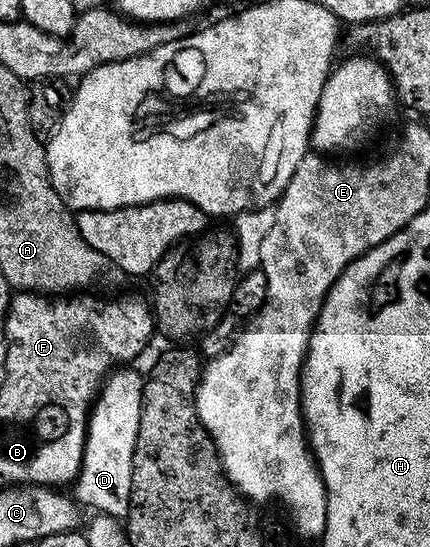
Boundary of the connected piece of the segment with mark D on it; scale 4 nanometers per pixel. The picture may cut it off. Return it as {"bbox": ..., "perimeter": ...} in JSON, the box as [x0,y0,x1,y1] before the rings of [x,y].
{"bbox":[72,368,144,519],"perimeter":[[[118,368],[109,373],[101,385],[97,400],[89,413],[88,433],[84,442],[80,470],[72,491],[75,501],[90,506],[97,513],[117,519],[127,517],[132,493],[133,456],[141,418],[144,379],[135,368]]]}

